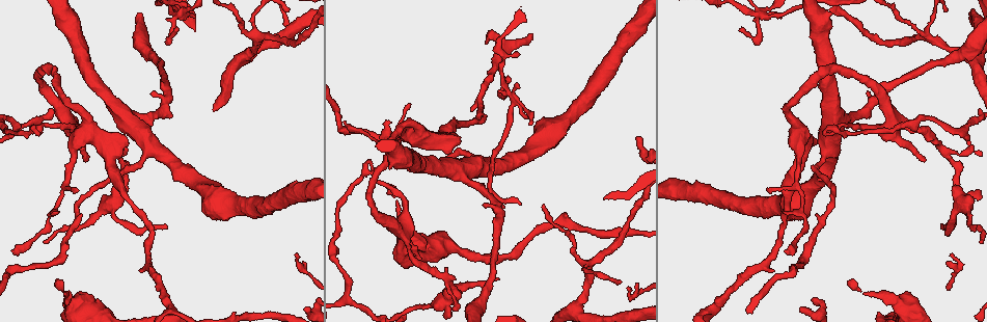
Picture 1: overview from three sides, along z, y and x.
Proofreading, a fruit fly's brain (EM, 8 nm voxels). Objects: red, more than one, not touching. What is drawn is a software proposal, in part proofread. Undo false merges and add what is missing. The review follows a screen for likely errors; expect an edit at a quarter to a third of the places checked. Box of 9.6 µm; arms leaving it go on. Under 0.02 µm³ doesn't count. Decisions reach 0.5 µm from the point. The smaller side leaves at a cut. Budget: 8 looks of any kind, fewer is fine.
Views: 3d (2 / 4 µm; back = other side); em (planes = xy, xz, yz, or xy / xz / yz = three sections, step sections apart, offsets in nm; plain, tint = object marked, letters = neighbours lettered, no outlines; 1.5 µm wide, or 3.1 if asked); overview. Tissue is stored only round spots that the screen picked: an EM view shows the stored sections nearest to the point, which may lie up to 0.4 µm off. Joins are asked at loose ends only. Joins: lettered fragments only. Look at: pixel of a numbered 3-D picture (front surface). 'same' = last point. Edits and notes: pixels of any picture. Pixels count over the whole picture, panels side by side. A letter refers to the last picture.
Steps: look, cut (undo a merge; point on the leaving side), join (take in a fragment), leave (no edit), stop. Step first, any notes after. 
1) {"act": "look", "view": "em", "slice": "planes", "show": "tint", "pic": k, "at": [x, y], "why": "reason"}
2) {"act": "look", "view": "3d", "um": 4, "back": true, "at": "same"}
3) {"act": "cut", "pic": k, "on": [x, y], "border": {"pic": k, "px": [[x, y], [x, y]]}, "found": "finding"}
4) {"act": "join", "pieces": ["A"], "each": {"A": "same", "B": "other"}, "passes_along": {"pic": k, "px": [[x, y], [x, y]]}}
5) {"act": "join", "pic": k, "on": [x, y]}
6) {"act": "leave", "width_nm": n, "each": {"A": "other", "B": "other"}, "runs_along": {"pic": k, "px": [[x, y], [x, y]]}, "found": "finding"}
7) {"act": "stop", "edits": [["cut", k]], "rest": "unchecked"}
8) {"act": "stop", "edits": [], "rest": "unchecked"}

{"act": "look", "view": "em", "slice": "yz", "step": 4, "show": "tint", "pic": 1, "at": [901, 308], "why": "calibre changes"}

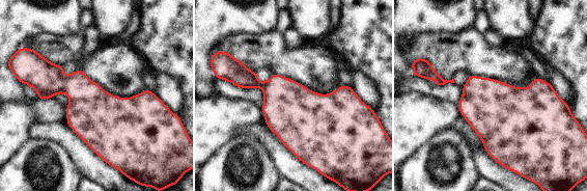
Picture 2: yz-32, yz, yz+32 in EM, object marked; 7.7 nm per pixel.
{"act": "look", "view": "em", "slice": "planes", "show": "letters", "at": "same"}

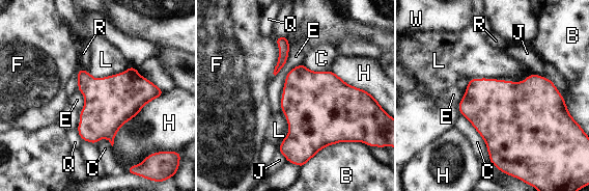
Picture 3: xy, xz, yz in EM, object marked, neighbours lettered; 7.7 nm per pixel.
{"act": "leave", "each": {"B": "other", "C": "other", "E": "other", "F": "other", "H": "other", "J": "other", "L": "other", "Q": "other", "R": "other", "W": "other"}, "border": {"pic": 3, "px": [[165, 92], [129, 119], [112, 145]]}, "found": "all the same neuron"}

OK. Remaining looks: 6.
{"act": "look", "view": "em", "slice": "planes", "show": "letters", "pic": 1, "at": [972, 148], "why": "tapers out"}

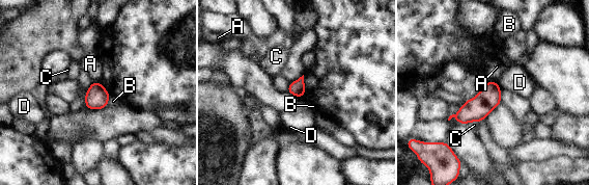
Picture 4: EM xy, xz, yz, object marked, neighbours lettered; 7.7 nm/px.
{"act": "leave", "each": {"A": "other", "B": "other", "C": "other", "D": "other"}, "border": {"pic": 4, "px": [[304, 96], [298, 98]]}, "found": "none of them fits"}

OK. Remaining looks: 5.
{"act": "look", "view": "3d", "um": 4, "pic": 1, "at": [511, 99]}

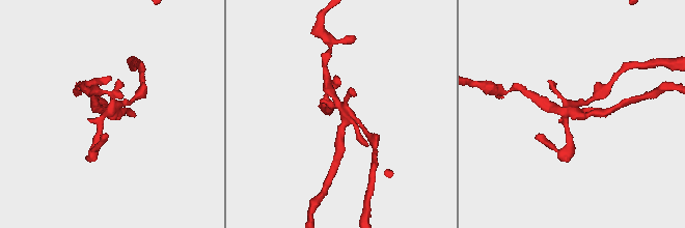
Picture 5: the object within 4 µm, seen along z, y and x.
{"act": "look", "view": "em", "slice": "planes", "show": "plain", "pic": 5, "at": [114, 112]}

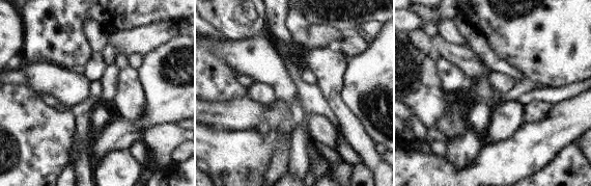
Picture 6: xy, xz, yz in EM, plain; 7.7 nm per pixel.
{"act": "look", "view": "em", "slice": "planes", "show": "letters", "at": "same", "why": "see the neighbours"}

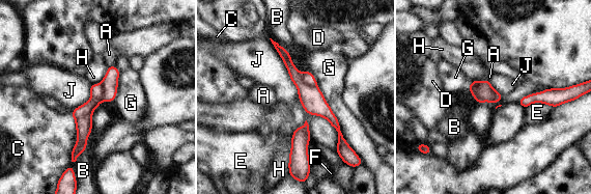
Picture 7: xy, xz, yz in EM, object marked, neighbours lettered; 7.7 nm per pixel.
{"act": "cut", "pic": 7, "on": [95, 89], "each": {"A": "other", "B": "other", "C": "other", "D": "other", "E": "other", "F": "other", "G": "other", "H": "other", "J": "other"}, "part_leaving": {"pic": 7, "px": [[278, 48], [347, 148]]}, "found": "two neurons meet here"}

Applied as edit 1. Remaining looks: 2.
{"act": "stop", "edits": [["cut", 7]], "rest": "unchecked"}

